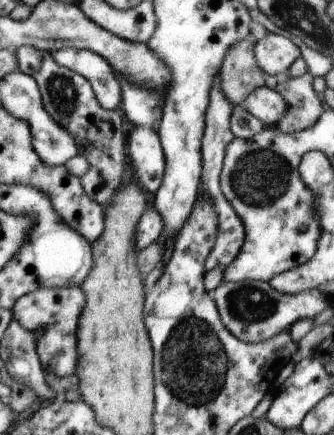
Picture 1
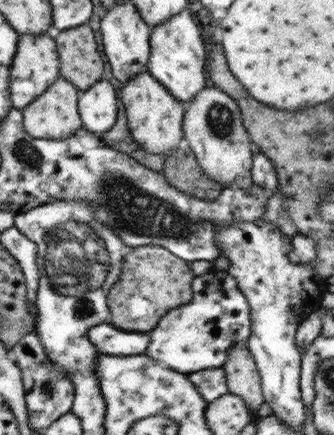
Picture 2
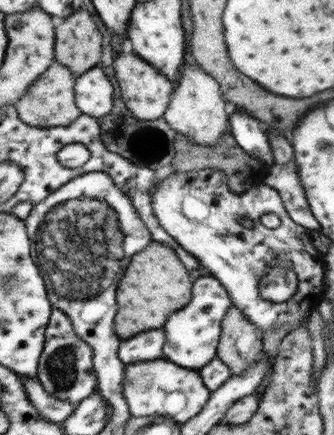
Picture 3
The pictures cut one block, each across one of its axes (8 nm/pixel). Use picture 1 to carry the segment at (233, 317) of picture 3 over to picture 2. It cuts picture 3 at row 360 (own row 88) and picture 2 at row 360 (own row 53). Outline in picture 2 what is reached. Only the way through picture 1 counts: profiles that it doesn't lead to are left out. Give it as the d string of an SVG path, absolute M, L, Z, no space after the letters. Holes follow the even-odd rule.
M247 348L231 350L227 362L221 368L227 378L229 394L241 396L241 400L249 406L251 414L255 414L265 398L261 390L261 376L251 352Z

